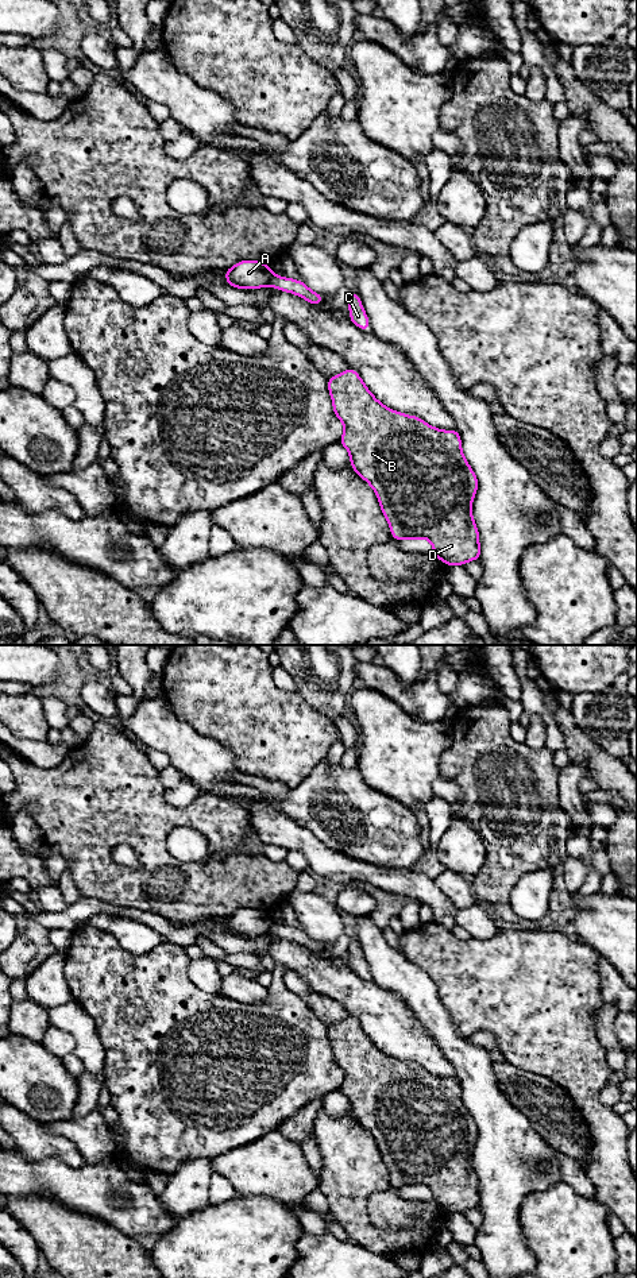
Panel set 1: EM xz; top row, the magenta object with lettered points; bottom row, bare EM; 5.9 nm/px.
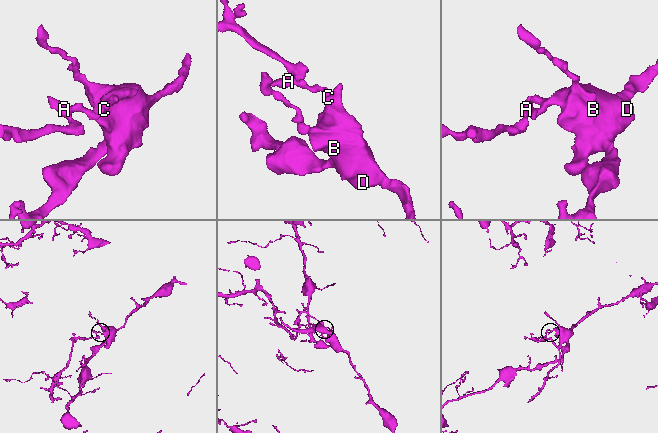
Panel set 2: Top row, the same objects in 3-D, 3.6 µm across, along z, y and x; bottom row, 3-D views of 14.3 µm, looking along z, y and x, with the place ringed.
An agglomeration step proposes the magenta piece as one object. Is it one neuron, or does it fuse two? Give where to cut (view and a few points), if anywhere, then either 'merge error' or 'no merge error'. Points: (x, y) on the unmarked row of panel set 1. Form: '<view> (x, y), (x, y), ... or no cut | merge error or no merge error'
xz (273, 922), (267, 931) | merge error

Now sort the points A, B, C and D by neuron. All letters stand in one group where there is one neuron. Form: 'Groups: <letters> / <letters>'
Groups: A / B C D

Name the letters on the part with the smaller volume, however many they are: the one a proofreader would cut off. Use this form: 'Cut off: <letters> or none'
Cut off: A

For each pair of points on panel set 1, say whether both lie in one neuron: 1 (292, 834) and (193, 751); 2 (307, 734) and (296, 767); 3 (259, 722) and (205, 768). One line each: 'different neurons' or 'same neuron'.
1: different neurons
2: same neuron
3: different neurons

